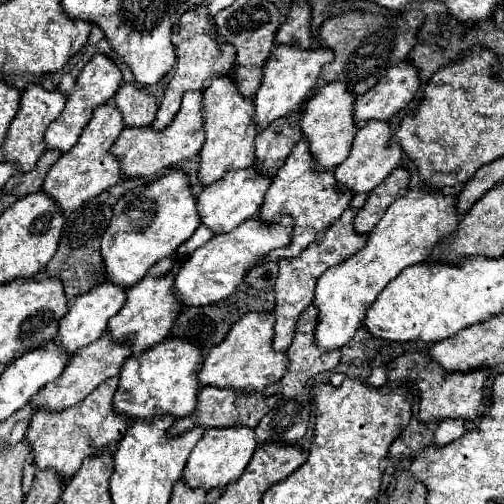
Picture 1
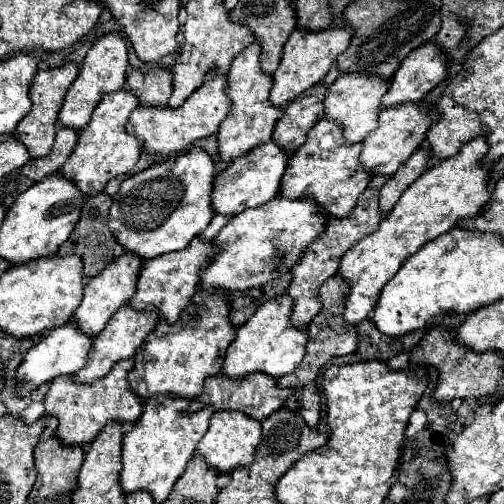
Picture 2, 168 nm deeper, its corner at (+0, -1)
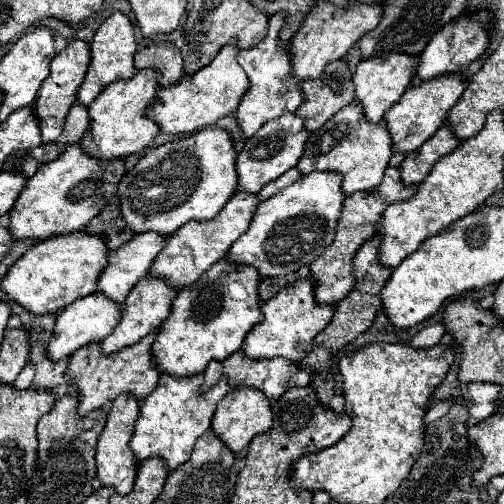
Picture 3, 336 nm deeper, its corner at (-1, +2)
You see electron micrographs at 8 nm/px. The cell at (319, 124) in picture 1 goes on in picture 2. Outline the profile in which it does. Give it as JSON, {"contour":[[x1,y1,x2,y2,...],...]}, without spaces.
{"contour":[[344,73,330,85,330,93,324,99,326,119,340,121,344,129,344,137,348,143,360,143,372,133,378,125,378,115,382,111,382,97,388,91,388,81,378,75,358,75,358,73]]}

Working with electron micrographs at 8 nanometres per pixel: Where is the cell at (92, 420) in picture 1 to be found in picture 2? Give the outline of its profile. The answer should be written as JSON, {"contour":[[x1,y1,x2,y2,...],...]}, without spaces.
{"contour":[[124,359,118,361,118,365,114,365,106,377,92,383,78,383,74,375,62,375,50,381,50,389,44,399,46,415,58,417,60,425,56,435,62,443,86,447,96,439,108,421,118,419,122,423,134,423,138,415,142,415,144,403,134,391,130,391,132,387,128,383,128,371,132,371,132,367,134,359]]}

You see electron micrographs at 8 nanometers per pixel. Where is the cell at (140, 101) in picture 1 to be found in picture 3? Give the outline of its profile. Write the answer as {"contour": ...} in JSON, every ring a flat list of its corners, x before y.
{"contour":[[149,44,143,50,135,54,135,68,137,70,155,70,159,86,167,88,171,84,177,84,185,72,183,72,183,60,179,50,173,44]]}

